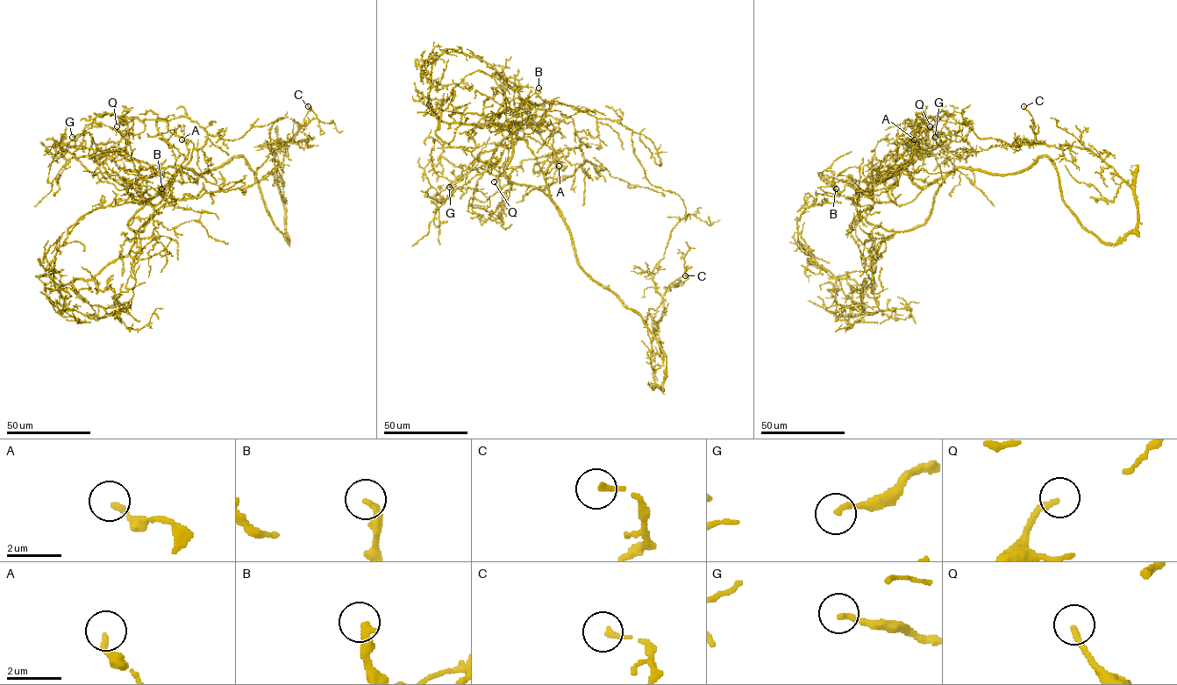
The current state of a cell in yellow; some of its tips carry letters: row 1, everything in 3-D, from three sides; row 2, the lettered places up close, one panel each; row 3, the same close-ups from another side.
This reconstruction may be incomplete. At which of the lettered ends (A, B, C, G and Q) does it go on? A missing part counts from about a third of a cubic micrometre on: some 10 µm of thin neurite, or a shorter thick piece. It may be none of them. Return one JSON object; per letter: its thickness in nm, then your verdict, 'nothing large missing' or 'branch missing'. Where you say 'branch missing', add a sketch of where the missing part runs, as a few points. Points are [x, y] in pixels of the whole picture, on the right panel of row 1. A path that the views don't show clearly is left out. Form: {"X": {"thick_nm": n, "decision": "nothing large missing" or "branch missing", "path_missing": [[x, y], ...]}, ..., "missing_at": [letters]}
{"A": {"thick_nm": 200, "decision": "nothing large missing"}, "B": {"thick_nm": 300, "decision": "nothing large missing"}, "C": {"thick_nm": 180, "decision": "nothing large missing"}, "G": {"thick_nm": 190, "decision": "nothing large missing"}, "Q": {"thick_nm": 220, "decision": "branch missing"}, "missing_at": ["Q"]}

